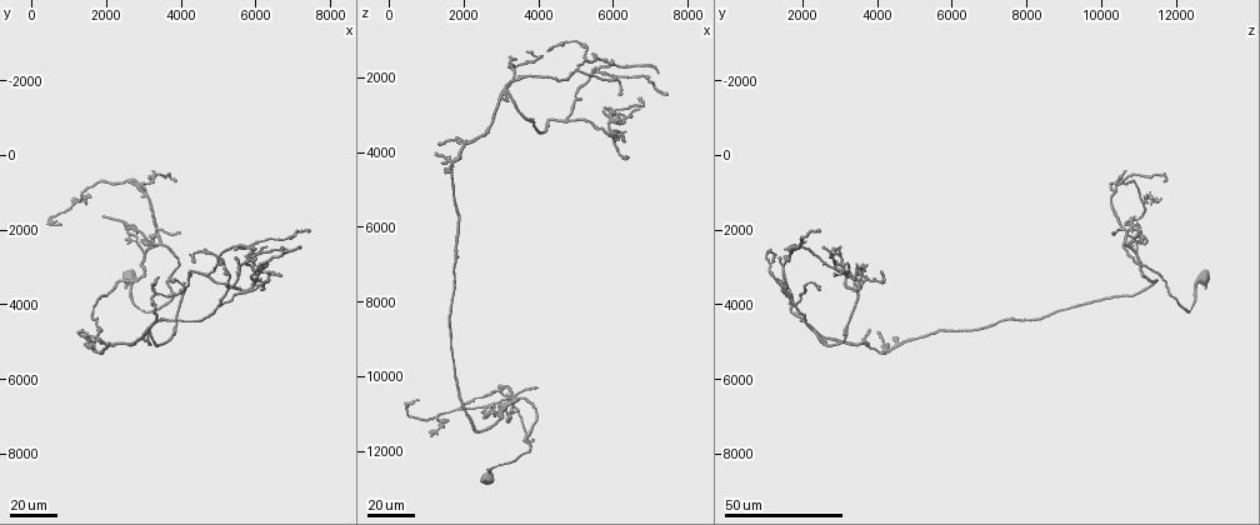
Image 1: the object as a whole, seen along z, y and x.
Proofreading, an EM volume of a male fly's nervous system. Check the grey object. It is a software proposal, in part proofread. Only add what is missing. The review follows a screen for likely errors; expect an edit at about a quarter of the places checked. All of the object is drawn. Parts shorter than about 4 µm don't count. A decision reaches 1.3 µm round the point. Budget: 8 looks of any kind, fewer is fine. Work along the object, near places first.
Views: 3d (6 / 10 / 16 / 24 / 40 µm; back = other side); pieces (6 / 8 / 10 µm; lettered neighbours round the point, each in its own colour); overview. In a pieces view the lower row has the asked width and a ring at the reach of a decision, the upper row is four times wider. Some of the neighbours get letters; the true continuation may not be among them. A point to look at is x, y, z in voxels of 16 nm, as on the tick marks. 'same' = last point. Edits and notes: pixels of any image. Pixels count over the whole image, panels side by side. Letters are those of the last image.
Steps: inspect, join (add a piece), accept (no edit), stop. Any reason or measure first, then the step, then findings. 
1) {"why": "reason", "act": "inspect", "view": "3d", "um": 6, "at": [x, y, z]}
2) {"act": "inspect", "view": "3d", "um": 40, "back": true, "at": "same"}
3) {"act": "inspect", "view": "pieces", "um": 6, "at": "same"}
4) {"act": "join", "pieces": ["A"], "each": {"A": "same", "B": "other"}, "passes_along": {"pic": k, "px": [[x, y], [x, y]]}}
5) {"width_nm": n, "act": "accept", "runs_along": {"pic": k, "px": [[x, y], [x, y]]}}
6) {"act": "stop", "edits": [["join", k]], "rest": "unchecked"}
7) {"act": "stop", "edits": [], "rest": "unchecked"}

{"why": "an open end", "act": "inspect", "view": "3d", "um": 40, "at": [7400, 2000, 2500]}

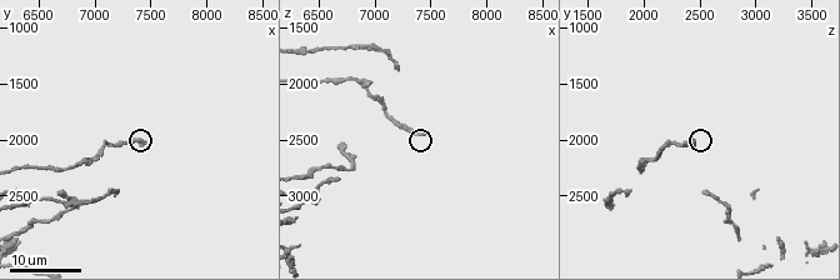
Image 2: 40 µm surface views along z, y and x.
{"why": "what lies round it", "act": "inspect", "view": "pieces", "um": 6, "at": [7420, 2020, 2440]}

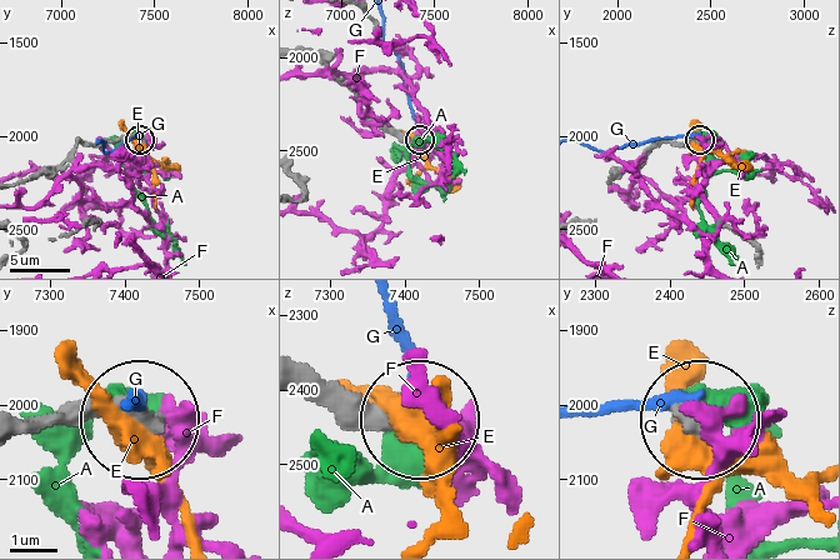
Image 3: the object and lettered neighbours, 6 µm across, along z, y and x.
{"act": "accept", "each": {"A": "other", "E": "other", "F": "other", "G": "other"}, "found": "no lettered piece goes on from it"}

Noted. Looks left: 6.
{"act": "inspect", "view": "3d", "um": 24, "at": [5100, 2900, 2500]}

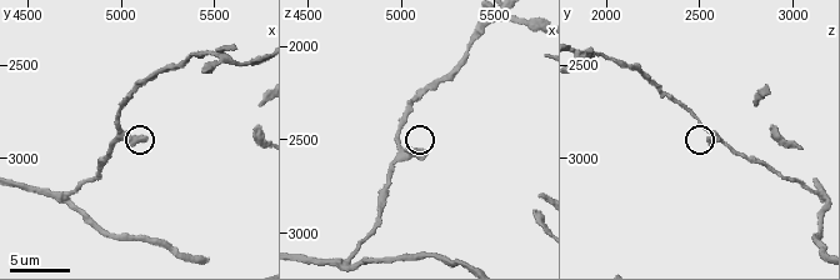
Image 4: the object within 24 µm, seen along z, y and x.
{"why": "what lies round it", "act": "inspect", "view": "pieces", "um": 6, "at": [5120, 2880, 2580]}

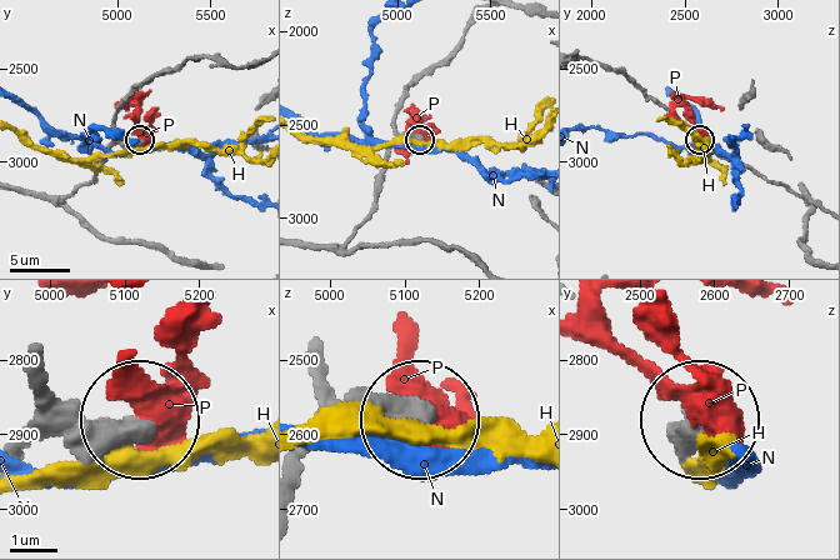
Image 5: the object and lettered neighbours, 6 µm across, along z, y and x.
{"act": "accept", "each": {"H": "other", "N": "other", "P": "other"}, "runs_along": {"pic": 5, "px": [[26, 449], [130, 418]]}, "found": "no lettered piece goes on from it"}

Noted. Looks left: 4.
{"why": "free end", "act": "inspect", "view": "3d", "um": 40, "at": [5400, 2500, 1700]}

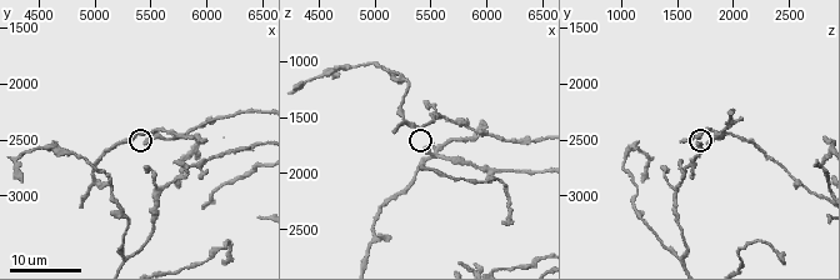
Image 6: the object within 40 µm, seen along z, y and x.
{"act": "inspect", "view": "pieces", "um": 6, "at": [5440, 2540, 1780]}

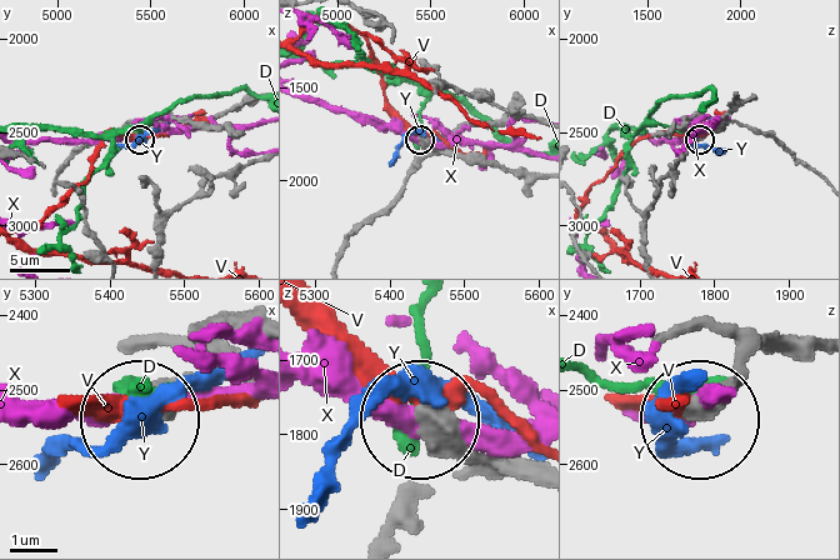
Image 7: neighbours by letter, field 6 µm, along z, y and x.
{"act": "accept", "each": {"D": "other", "V": "other", "X": "other", "Y": "other"}, "runs_along": {"pic": 7, "px": [[816, 345], [756, 349], [700, 413]]}, "found": "no lettered piece goes on from it"}

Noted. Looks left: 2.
{"why": "long arm stops here", "act": "inspect", "view": "3d", "um": 24, "at": [6300, 2400, 3100]}

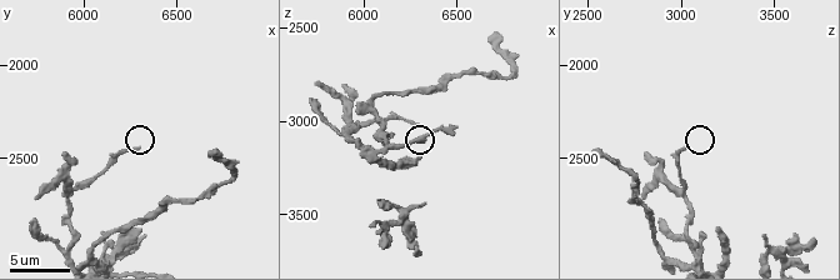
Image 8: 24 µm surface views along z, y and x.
{"act": "inspect", "view": "pieces", "um": 6, "at": [6280, 2460, 3020]}

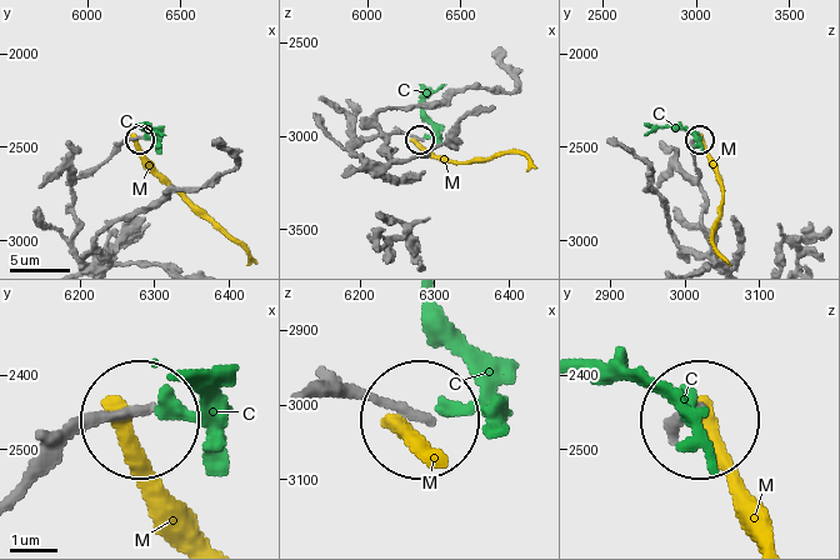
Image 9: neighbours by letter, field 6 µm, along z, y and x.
{"width_nm": 190, "act": "accept", "each": {"C": "other", "M": "other"}, "runs_along": {"pic": 9, "px": [[20, 488], [91, 424], [135, 416]]}, "found": "none of them fits"}

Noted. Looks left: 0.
{"act": "stop", "edits": [], "rest": "unchecked"}

